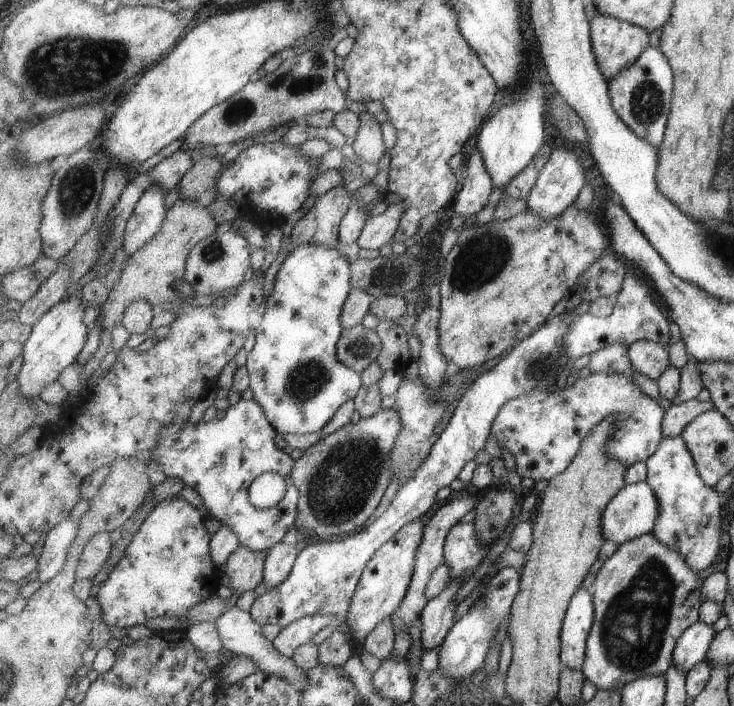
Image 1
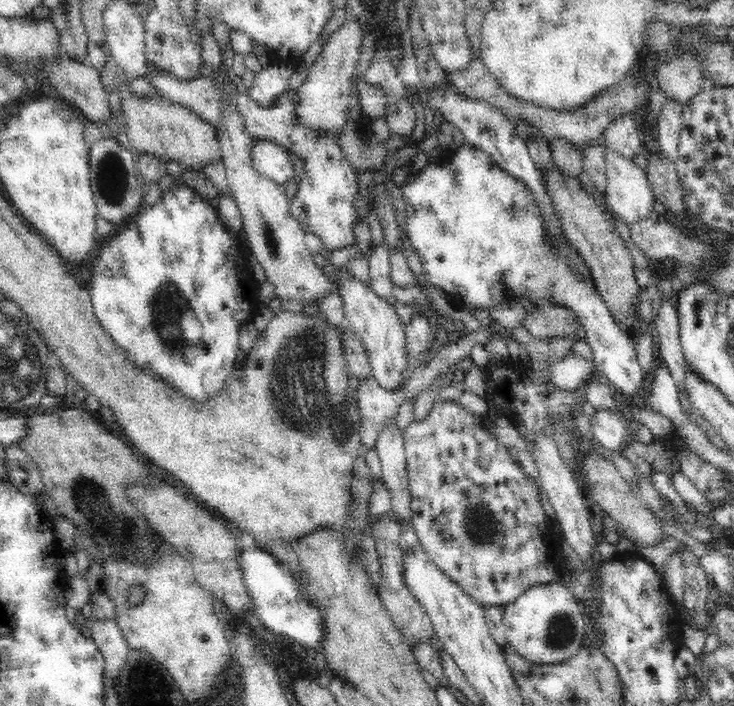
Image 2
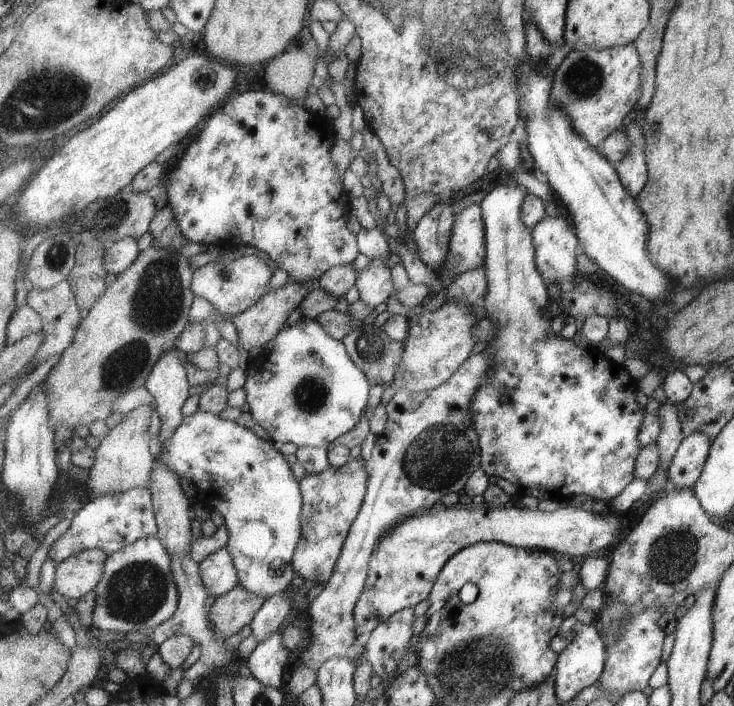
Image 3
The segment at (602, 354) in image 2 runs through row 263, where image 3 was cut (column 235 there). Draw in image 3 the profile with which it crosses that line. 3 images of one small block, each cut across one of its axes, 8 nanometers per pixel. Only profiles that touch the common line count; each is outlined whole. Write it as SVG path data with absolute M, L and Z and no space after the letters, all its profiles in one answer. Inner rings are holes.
M198 409L184 419L169 441L162 444L156 458L180 478L192 480L198 493L204 490L210 495L212 510L221 513L230 532L227 548L238 571L238 584L265 599L291 589L297 574L293 566L294 555L303 537L304 499L298 478L273 440L264 440L245 425Z

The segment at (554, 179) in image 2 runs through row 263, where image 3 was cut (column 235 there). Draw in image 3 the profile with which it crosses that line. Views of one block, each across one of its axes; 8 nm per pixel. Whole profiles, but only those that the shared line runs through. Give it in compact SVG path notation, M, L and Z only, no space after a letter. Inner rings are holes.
M237 584L228 594L215 599L210 608L211 623L221 635L229 638L247 624L251 625L265 602L263 596Z

